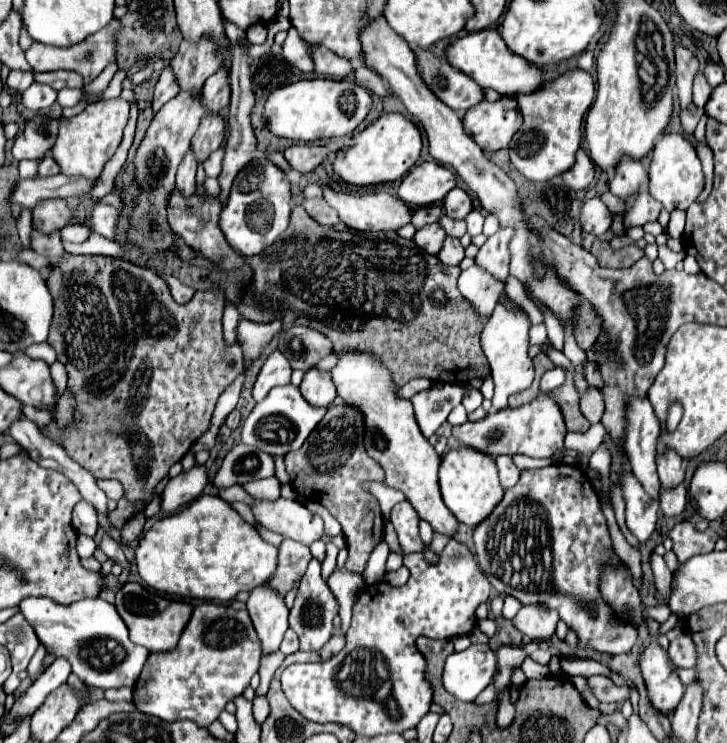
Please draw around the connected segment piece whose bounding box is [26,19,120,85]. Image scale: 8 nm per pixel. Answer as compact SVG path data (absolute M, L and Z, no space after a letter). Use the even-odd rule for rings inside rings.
M114 19L106 29L102 29L100 33L94 33L92 37L88 37L86 41L72 45L72 47L50 47L50 45L42 45L42 43L34 43L28 51L26 51L26 59L30 63L30 67L36 73L46 73L46 71L58 71L58 69L68 69L68 71L76 71L84 77L84 85L90 83L92 79L96 79L100 75L100 71L116 59L116 39L114 33L120 27L120 21Z

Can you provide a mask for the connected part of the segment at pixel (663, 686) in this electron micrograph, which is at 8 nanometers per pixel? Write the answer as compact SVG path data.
M652 641L642 653L640 669L646 683L650 707L668 717L684 695L682 681L668 665L668 651L662 649L658 641Z

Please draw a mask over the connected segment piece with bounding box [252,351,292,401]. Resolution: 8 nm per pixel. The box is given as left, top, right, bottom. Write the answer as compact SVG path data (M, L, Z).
M274 351L262 365L262 371L254 383L254 399L256 401L262 401L268 391L276 385L288 385L290 383L290 375L292 375L292 367L288 365L288 359L280 353L280 351Z

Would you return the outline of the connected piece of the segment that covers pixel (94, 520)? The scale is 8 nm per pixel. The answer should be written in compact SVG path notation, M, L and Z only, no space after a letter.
M80 501L80 503L74 507L72 523L74 523L74 529L76 529L80 535L86 535L86 537L90 537L90 539L96 537L96 531L98 531L98 515L96 515L96 511L92 509L92 505L88 505L86 501Z

